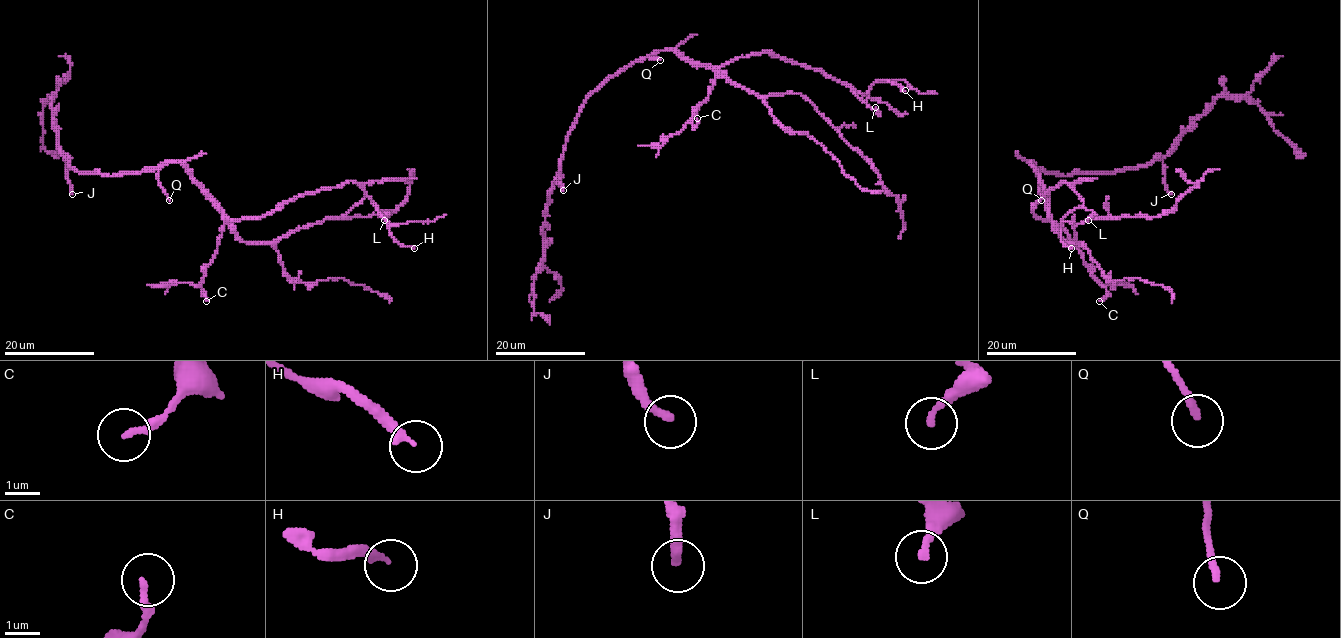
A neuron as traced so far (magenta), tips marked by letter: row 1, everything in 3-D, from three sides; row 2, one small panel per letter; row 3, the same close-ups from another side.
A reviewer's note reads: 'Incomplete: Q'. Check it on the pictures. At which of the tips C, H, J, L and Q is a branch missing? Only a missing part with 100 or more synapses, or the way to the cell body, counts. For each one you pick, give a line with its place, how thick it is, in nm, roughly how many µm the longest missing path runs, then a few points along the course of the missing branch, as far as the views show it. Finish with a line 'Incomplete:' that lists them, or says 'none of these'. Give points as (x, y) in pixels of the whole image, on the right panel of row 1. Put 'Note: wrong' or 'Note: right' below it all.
Q: Place: (1041, 200). Thickness 200 nm. Missing length about 50 µm. Course of what is missing: (1041, 200), (1035, 234), (1026, 249), (1026, 273), (1032, 287), (1062, 327), (1073, 329), (1087, 326)
Incomplete: Q
Note: right

